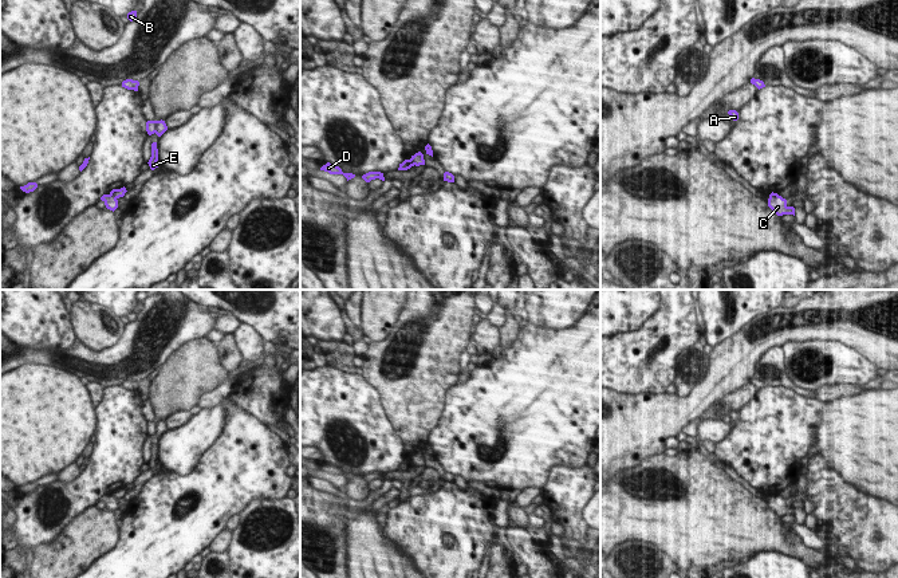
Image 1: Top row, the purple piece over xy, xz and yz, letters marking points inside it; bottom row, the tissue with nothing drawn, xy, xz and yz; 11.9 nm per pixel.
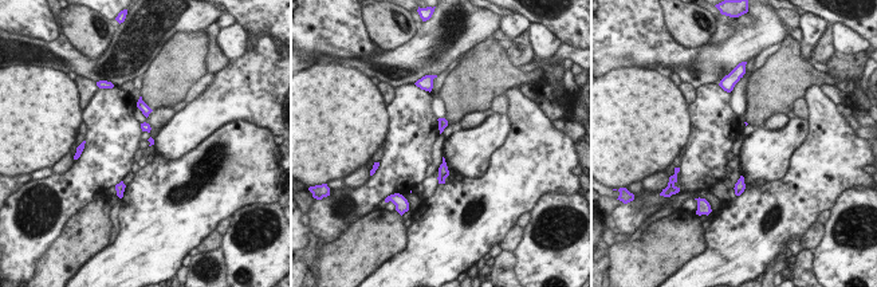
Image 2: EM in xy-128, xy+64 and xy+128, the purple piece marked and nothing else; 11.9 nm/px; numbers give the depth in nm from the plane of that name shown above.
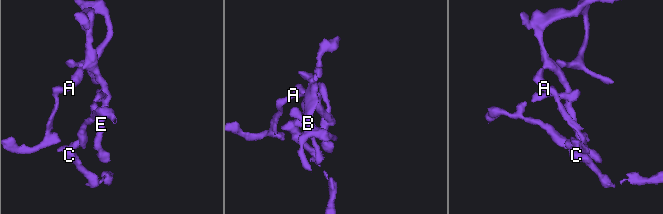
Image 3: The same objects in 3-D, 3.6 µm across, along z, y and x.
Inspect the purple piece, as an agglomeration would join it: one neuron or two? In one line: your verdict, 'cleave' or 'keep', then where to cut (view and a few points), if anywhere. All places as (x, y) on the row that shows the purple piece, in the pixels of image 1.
cleave | xy (110, 193), (115, 199)

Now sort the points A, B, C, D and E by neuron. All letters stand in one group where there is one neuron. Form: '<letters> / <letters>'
A B D E / C

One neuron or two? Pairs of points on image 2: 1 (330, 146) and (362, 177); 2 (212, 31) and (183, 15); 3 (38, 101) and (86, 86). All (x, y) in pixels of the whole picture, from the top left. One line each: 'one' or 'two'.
1: two
2: two
3: two

